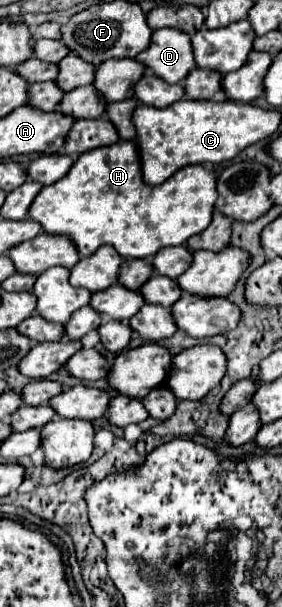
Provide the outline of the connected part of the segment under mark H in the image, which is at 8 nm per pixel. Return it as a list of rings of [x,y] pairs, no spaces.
[[[115,142],[107,148],[95,148],[81,154],[71,170],[57,180],[55,184],[43,186],[31,204],[29,218],[43,226],[45,234],[51,236],[67,236],[75,246],[79,256],[87,258],[99,246],[113,246],[123,258],[149,258],[155,256],[165,246],[181,246],[193,234],[201,234],[211,224],[213,204],[217,200],[215,190],[217,174],[213,170],[205,170],[201,164],[185,166],[177,170],[167,182],[159,186],[147,186],[141,180],[141,162],[135,142]]]

